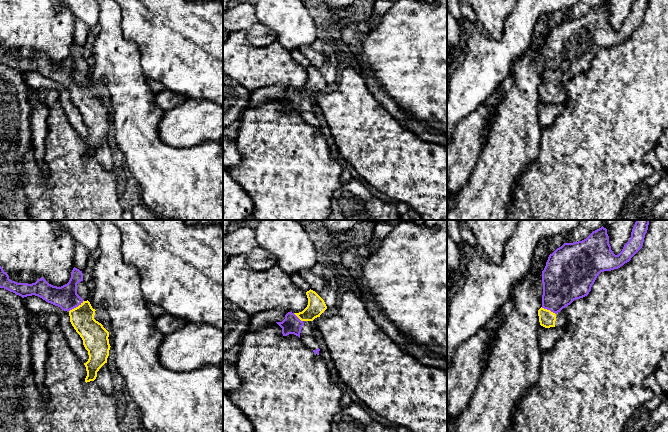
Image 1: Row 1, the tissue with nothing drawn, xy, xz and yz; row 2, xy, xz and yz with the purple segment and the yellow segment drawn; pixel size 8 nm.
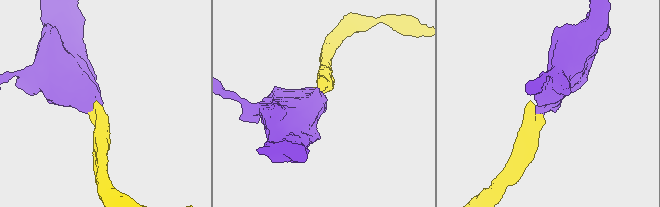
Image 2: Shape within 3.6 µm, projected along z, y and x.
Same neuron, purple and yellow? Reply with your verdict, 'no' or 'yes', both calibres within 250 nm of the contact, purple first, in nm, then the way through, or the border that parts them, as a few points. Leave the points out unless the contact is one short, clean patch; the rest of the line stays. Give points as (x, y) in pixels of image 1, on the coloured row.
yes; calibres 190 and 200 nm; way xy (66, 297), (75, 307), (84, 324), (92, 332)

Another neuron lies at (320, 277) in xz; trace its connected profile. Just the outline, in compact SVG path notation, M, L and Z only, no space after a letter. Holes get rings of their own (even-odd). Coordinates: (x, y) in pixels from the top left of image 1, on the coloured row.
M322 259L310 269L302 270L300 276L325 302L327 308L337 306L340 295L331 264Z

